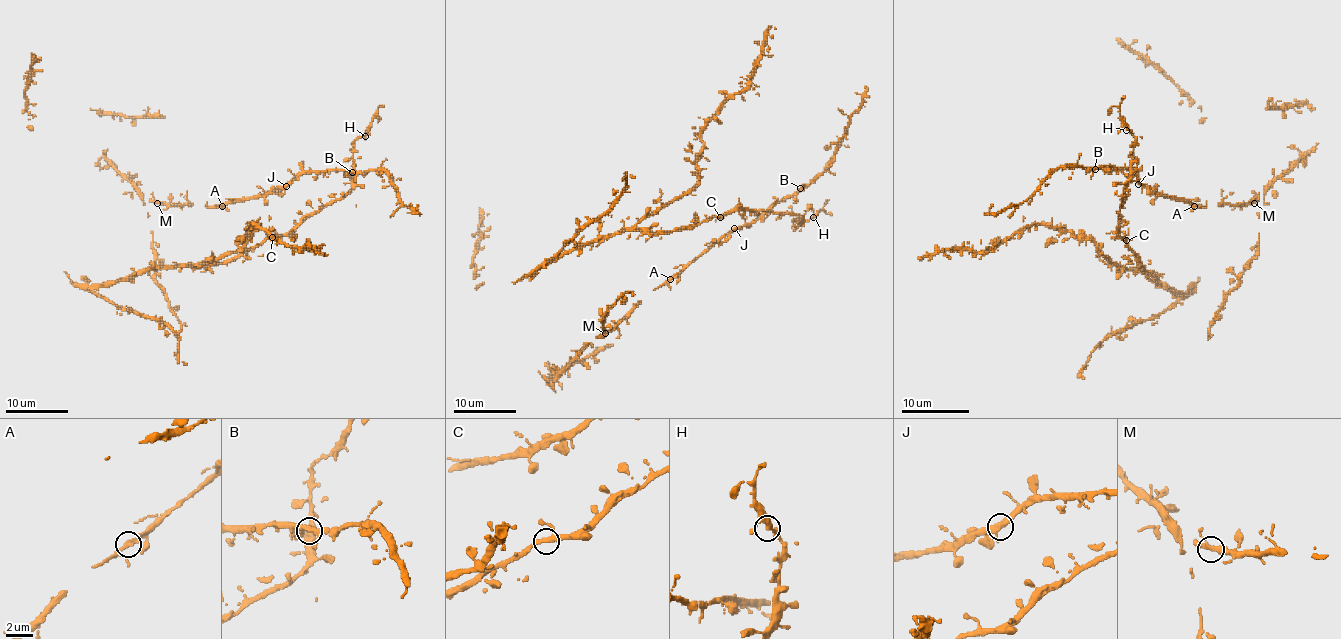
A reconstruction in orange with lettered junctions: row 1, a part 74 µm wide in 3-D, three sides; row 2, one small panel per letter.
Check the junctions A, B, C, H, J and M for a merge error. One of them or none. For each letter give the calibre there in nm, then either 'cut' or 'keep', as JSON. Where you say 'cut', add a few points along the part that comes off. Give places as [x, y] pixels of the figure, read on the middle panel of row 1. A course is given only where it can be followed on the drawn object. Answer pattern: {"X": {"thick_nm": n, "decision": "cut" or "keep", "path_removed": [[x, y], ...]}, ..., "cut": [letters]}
{"A": {"thick_nm": 280, "decision": "keep"}, "B": {"thick_nm": 320, "decision": "keep"}, "C": {"thick_nm": 300, "decision": "keep"}, "H": {"thick_nm": 280, "decision": "keep"}, "J": {"thick_nm": 320, "decision": "keep"}, "M": {"thick_nm": 280, "decision": "keep"}, "cut": []}

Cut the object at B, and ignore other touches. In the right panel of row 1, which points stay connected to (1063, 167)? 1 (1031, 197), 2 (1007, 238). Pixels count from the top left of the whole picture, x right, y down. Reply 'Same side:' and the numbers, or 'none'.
Same side: 1

